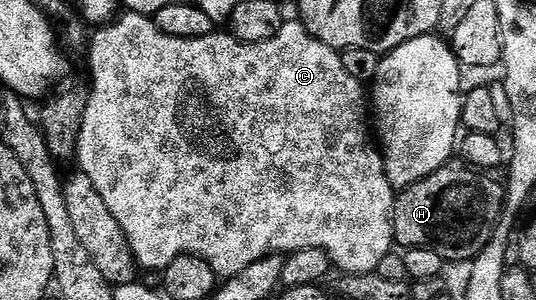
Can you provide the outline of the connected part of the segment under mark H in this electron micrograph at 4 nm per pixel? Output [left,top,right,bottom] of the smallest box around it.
[394,164,506,262]

